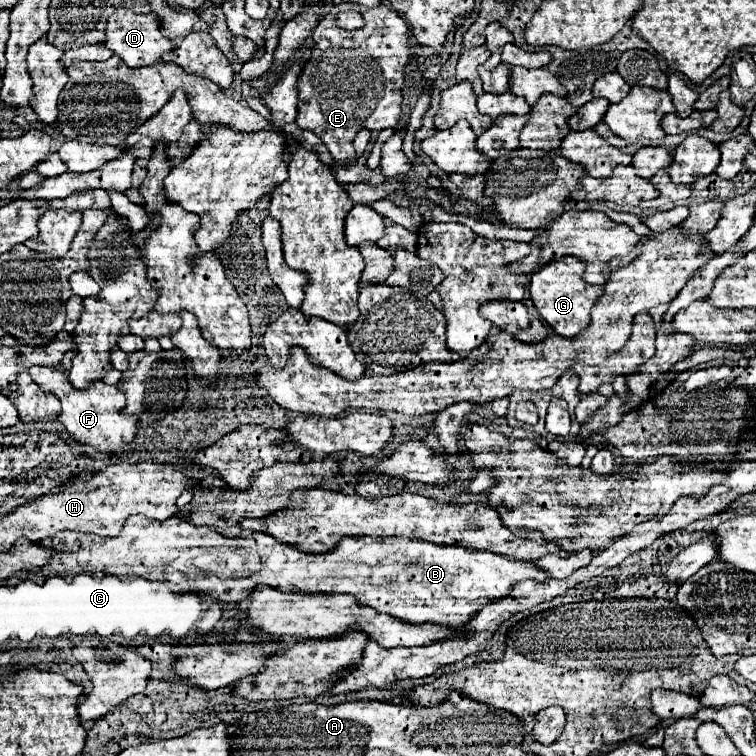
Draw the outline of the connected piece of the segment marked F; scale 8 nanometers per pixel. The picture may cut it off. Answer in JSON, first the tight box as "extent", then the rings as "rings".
{"extent":[29,367,137,455],"rings":[[[29,367],[29,375],[35,383],[39,383],[45,391],[51,391],[61,401],[61,415],[59,421],[65,425],[69,435],[79,443],[89,443],[99,451],[119,455],[123,451],[131,451],[131,441],[137,431],[137,419],[123,417],[121,409],[125,407],[125,395],[115,387],[107,385],[105,381],[93,381],[89,389],[73,389],[71,381],[67,379],[67,371],[63,367],[45,369],[45,367]]]}

